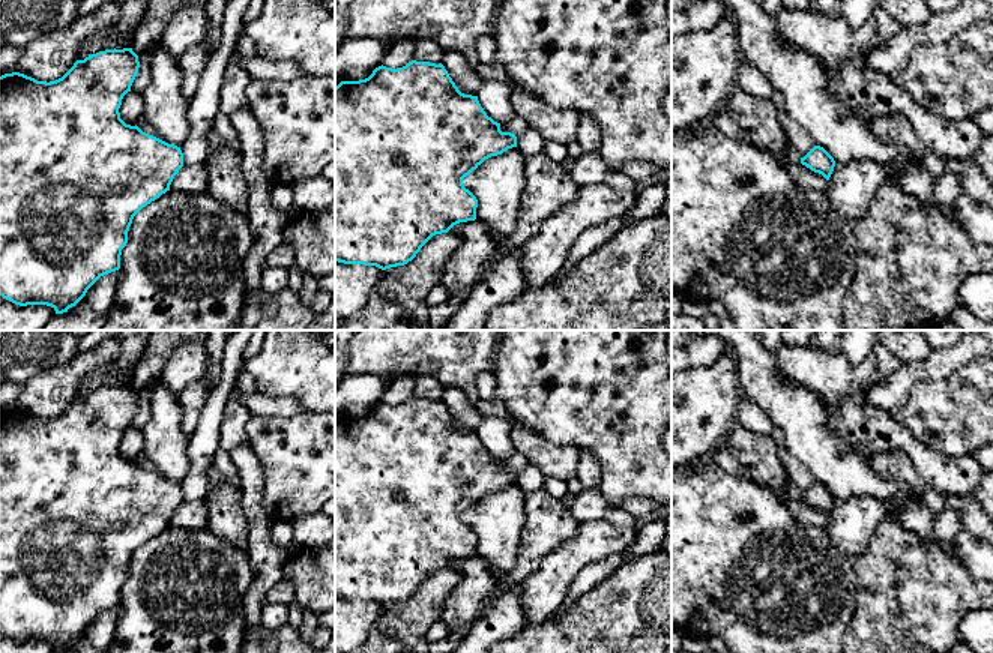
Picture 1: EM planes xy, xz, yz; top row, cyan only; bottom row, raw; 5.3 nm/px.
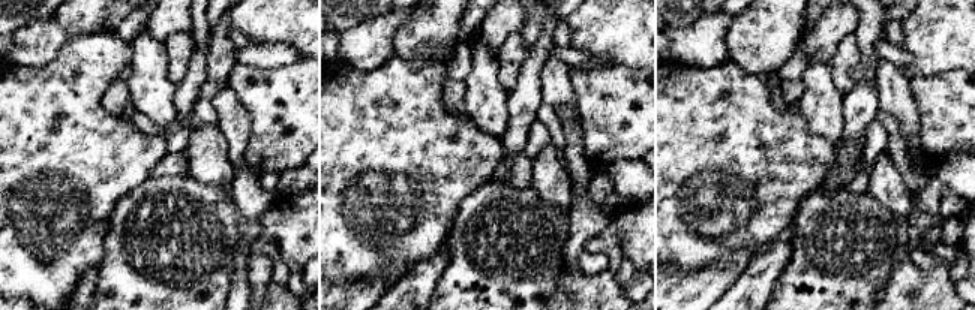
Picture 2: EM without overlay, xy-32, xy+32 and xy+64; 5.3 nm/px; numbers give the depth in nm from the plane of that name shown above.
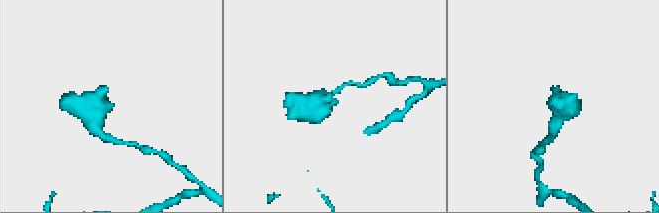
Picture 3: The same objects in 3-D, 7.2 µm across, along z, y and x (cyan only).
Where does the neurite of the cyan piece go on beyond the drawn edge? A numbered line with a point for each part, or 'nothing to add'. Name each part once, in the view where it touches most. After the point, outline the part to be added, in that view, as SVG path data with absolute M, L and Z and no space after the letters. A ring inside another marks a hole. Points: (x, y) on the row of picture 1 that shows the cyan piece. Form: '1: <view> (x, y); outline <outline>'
nothing to add

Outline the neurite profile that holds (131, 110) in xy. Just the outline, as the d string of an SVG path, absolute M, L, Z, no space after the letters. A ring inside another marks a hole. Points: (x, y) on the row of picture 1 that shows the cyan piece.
M128 92L123 99L122 105L119 108L120 119L131 126L135 126L144 114L144 98L141 93L137 92Z

